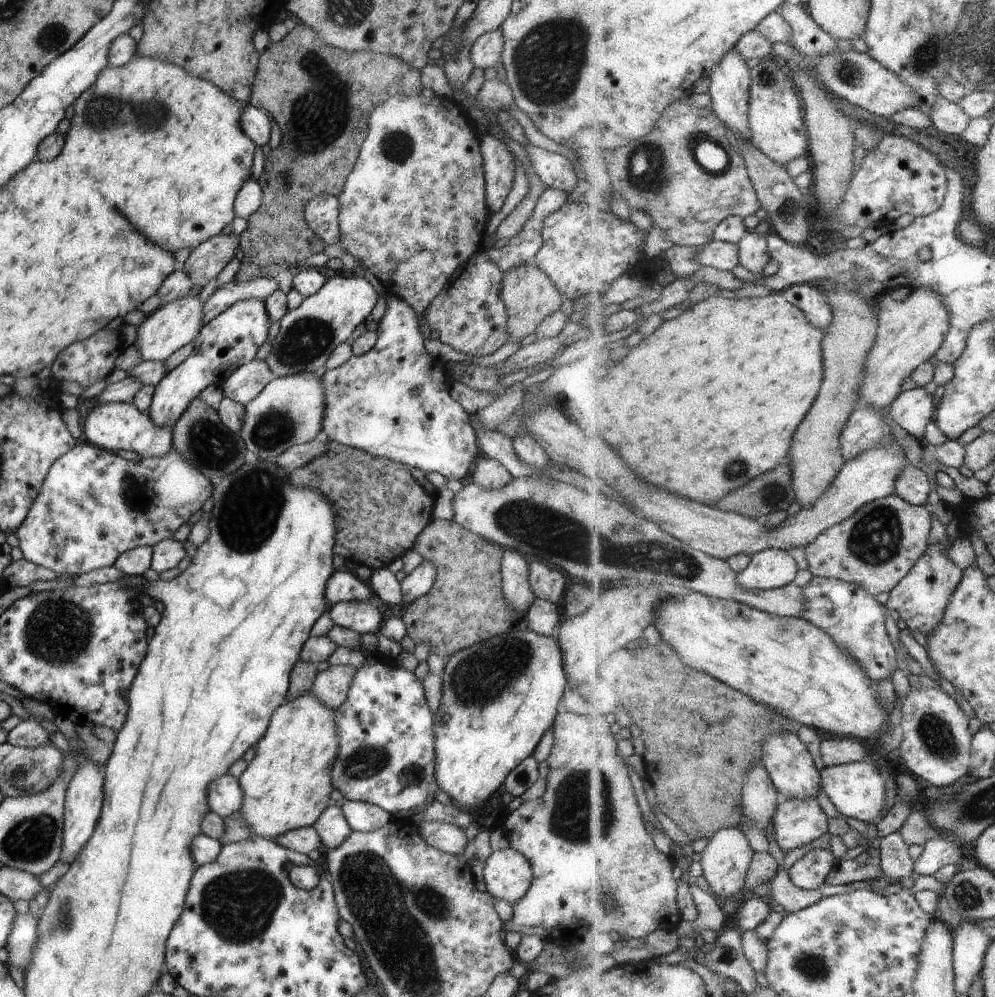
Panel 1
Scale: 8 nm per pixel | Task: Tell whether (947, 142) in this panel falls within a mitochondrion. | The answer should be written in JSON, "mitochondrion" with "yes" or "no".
{"mitochondrion":"no"}

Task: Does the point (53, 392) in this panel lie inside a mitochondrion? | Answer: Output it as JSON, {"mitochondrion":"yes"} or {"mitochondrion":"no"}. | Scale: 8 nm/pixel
{"mitochondrion":"no"}

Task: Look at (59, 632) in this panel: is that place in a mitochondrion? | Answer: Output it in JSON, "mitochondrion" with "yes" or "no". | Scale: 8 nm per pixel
{"mitochondrion":"yes"}

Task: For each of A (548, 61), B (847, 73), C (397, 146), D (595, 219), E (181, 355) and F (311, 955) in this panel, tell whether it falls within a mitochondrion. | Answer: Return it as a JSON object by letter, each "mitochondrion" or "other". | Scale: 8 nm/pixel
{"A":"mitochondrion","B":"mitochondrion","C":"mitochondrion","D":"other","E":"other","F":"other"}

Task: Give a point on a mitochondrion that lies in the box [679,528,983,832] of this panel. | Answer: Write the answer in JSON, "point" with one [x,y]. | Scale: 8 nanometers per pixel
{"point":[934,732]}

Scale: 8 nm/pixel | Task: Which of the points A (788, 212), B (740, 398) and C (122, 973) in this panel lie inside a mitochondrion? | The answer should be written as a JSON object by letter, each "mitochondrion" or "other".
{"A":"mitochondrion","B":"other","C":"other"}

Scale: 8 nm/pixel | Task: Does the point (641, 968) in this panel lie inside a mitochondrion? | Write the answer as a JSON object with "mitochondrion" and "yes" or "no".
{"mitochondrion":"no"}

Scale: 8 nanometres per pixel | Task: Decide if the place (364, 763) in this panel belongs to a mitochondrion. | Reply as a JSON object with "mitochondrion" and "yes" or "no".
{"mitochondrion":"yes"}

